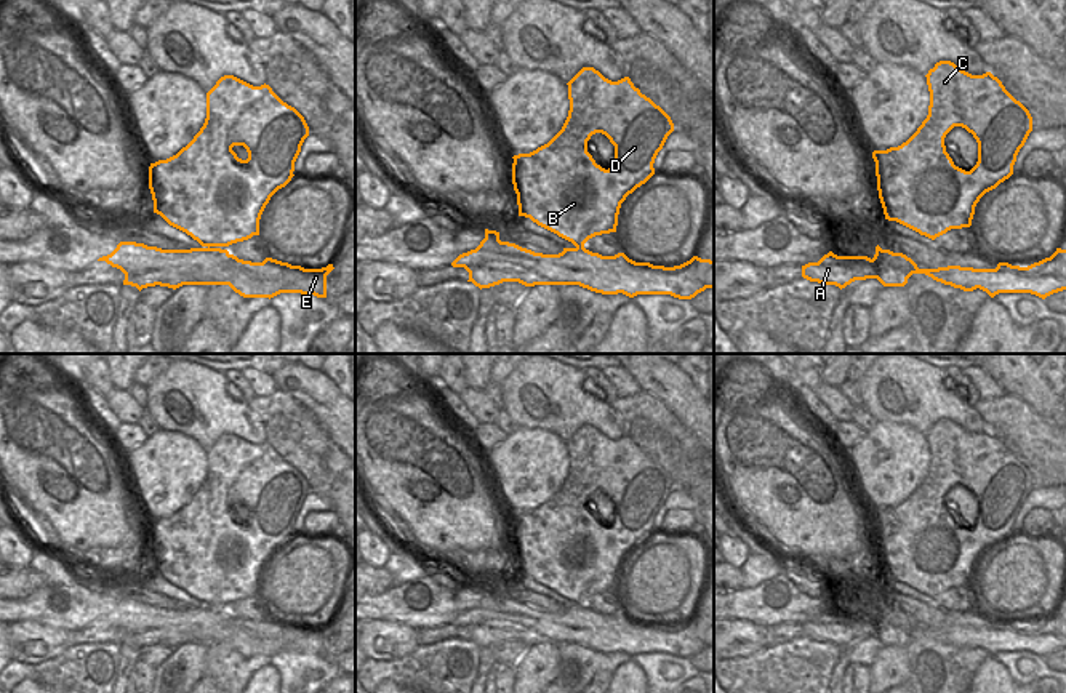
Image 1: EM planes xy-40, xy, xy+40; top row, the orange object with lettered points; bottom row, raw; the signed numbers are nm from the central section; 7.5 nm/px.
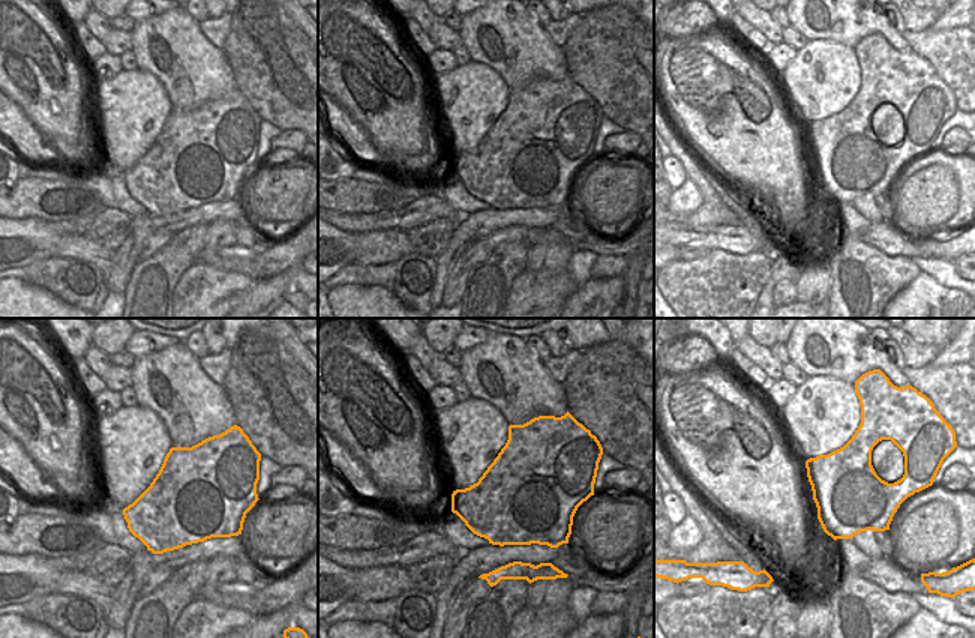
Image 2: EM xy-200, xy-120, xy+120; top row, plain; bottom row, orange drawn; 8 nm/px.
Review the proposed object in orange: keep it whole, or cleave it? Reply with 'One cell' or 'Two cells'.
Two cells

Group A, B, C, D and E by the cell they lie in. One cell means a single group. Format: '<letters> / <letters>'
A E / B C D

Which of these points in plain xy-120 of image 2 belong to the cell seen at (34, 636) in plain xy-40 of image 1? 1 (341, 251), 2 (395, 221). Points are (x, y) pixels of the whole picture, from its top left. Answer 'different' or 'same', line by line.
1: different
2: different

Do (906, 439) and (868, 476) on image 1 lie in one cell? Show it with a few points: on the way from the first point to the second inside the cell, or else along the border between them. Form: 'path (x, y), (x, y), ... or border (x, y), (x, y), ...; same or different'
path (900, 448), (877, 471); same

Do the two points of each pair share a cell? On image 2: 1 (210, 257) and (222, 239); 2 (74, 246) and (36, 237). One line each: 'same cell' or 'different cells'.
1: different cells
2: different cells

